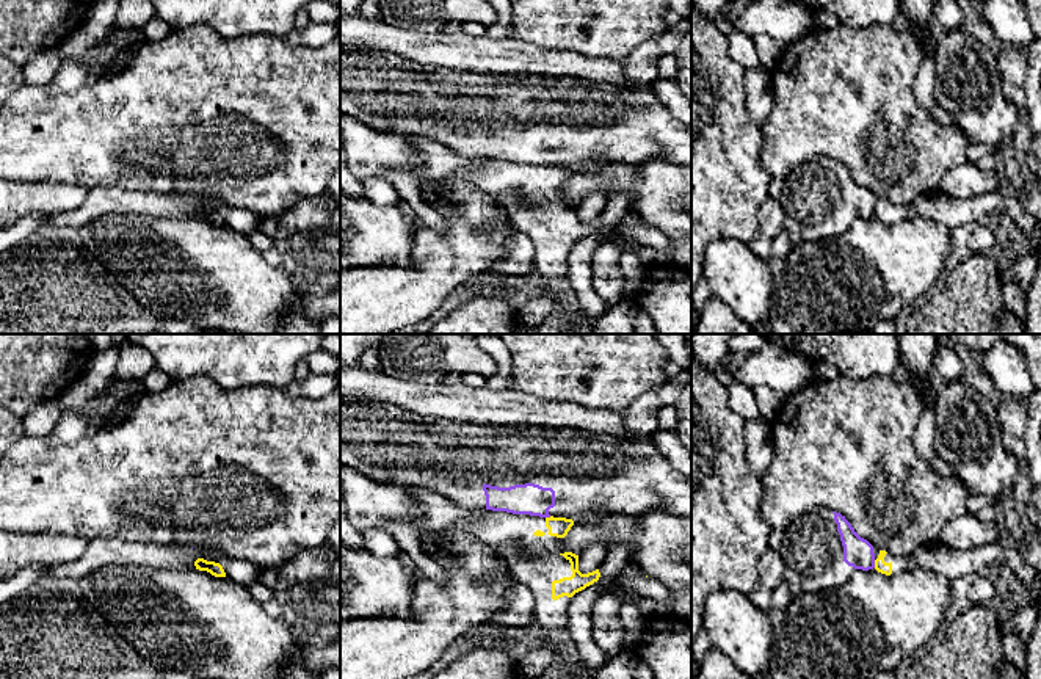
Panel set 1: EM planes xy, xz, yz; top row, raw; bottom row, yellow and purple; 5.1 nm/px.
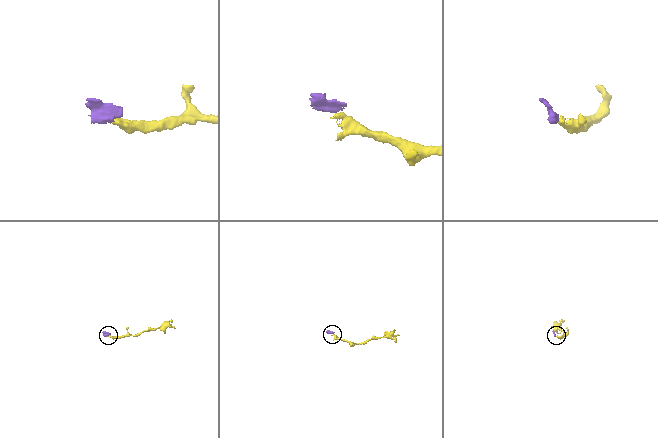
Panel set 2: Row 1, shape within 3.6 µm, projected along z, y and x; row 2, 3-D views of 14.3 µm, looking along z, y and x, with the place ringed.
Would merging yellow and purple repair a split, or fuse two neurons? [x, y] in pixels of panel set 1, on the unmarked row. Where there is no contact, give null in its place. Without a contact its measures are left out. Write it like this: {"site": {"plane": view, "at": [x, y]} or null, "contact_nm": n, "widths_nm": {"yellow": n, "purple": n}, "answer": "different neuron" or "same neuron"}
{"site": {"plane": "yz", "at": [875, 212]}, "contact_nm": 40, "widths_nm": {"yellow": 70, "purple": 160}, "answer": "different neuron"}

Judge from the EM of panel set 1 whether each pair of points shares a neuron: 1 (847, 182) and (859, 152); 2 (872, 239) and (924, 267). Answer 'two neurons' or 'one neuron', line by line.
1: two neurons
2: one neuron

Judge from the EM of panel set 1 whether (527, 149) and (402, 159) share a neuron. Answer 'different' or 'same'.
different

